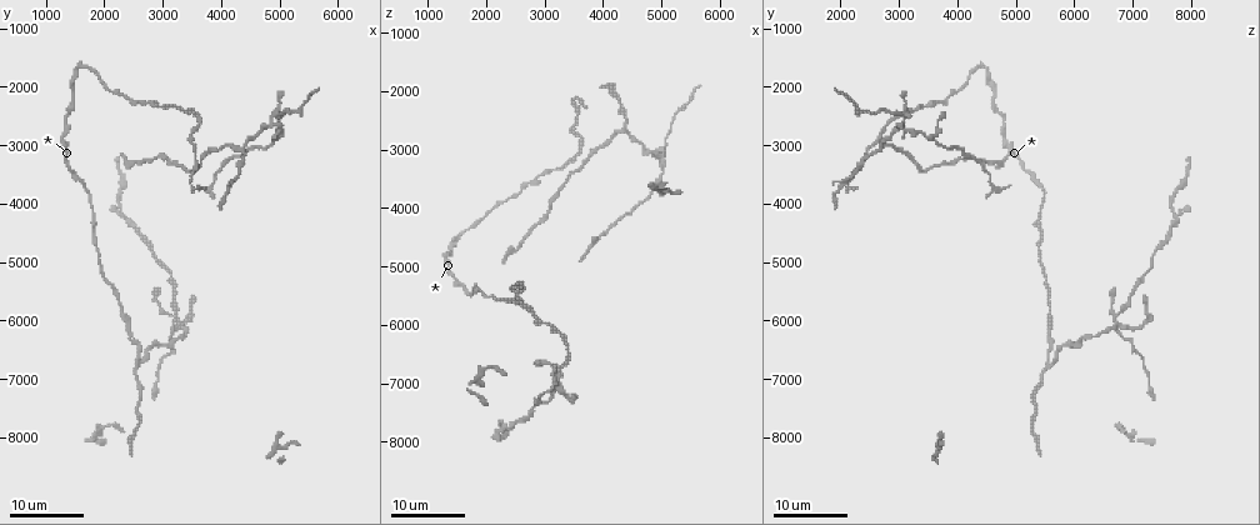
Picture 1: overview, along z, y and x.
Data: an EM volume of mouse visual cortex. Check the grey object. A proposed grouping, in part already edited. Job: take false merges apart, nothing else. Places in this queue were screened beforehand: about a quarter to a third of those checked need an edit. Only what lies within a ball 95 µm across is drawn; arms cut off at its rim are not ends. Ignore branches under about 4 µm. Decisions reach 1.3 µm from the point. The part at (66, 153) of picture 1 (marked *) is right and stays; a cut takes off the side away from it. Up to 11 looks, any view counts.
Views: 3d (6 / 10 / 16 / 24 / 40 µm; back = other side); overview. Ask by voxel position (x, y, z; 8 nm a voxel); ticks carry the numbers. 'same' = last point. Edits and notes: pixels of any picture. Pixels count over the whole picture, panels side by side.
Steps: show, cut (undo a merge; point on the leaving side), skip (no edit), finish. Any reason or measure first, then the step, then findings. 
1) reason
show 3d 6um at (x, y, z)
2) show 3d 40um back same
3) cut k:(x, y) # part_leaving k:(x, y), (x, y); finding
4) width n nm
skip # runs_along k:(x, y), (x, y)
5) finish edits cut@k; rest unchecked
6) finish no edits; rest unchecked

three arms meet
show 3d 24um at (2350, 4200, 7750)

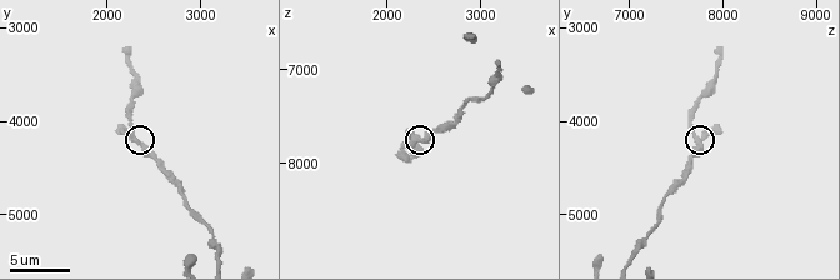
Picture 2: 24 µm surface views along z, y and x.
show 3d 10um at (2350, 4200, 7750)

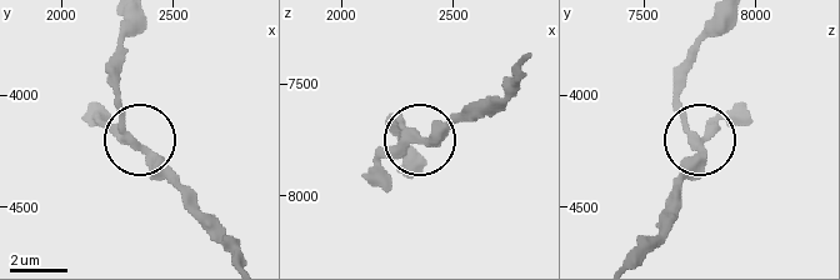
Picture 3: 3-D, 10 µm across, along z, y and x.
zoom in
show 3d 6um at (2360, 4230, 7740)

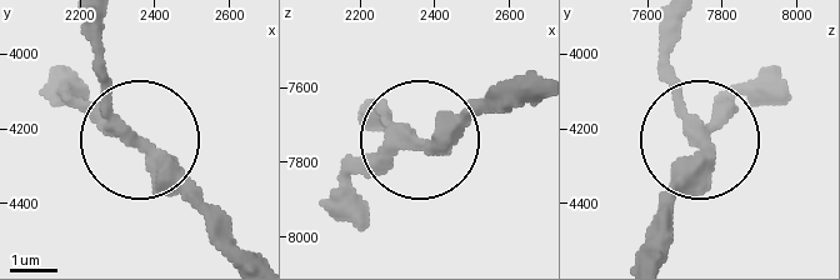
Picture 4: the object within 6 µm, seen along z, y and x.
arms 3
skip # continuous, no second neuron

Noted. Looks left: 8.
branch point
show 3d 16um at (2600, 6800, 5550)

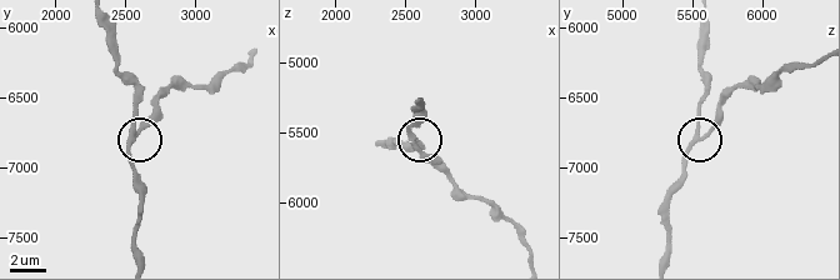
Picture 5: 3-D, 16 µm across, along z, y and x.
show 3d 6um at (2560, 6780, 5620)

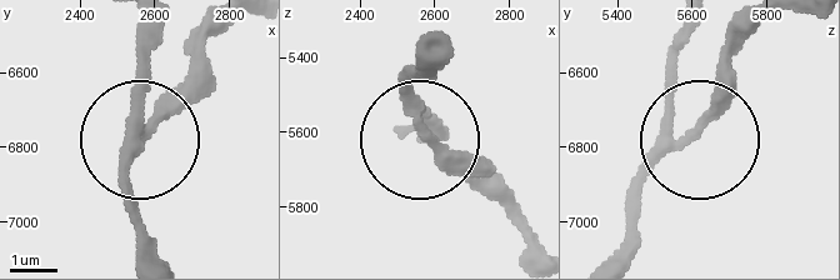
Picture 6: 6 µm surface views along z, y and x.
other side
show 3d 6um back at (2570, 6760, 5610)

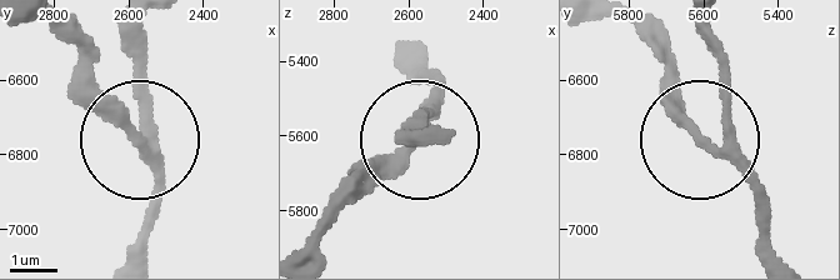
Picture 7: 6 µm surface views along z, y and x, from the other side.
arms 3
skip # runs_along 7:(426, 135), (434, 71); continuous, no second neuron

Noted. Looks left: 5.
calibre changes
show 3d 24um at (4400, 3050, 4100)

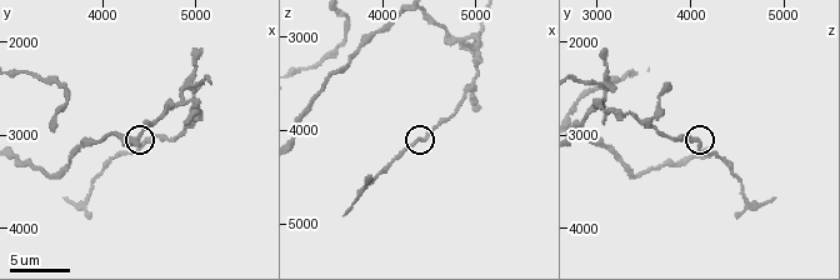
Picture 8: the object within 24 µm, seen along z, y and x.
show 3d 6um at (4450, 3100, 4100)

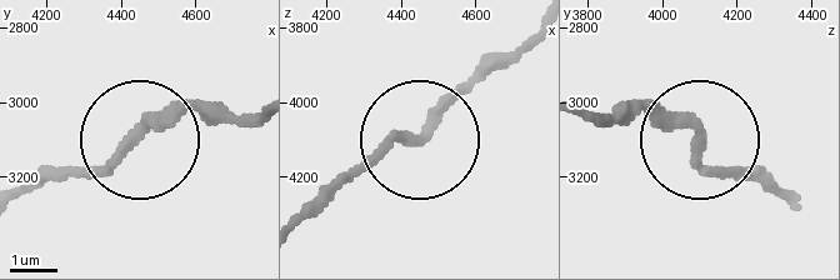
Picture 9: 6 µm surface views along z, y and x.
show 3d 6um back at (4420, 3100, 4100)

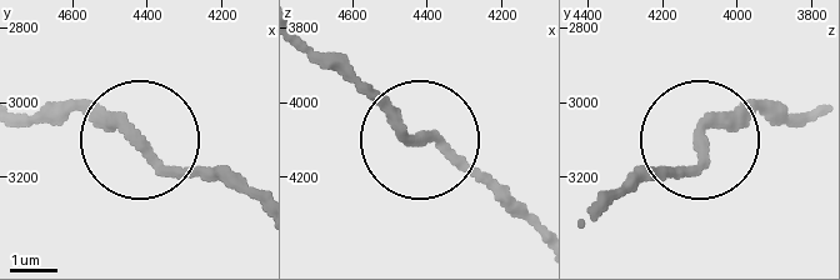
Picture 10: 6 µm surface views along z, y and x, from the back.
skip # all the same neuron

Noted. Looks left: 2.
sudden change in width
show 3d 16um at (1900, 4650, 5450)

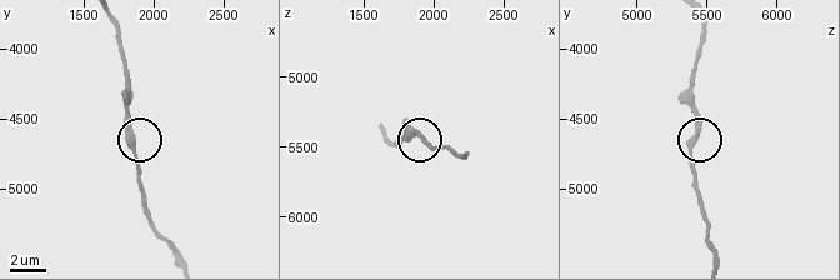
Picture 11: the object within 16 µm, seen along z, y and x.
show 3d 10um at (1860, 4680, 5400)

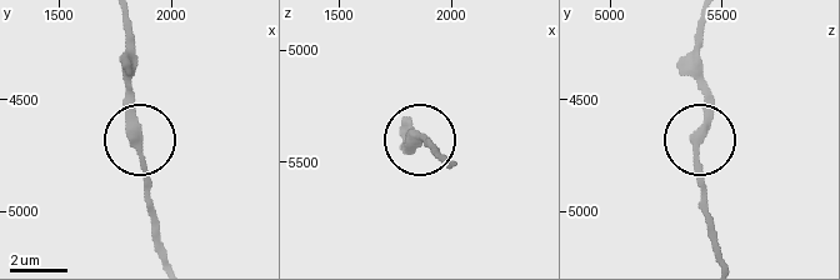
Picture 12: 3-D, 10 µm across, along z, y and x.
width 310 nm
skip # continuous, no second neuron

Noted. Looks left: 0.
finish no edits; rest unchecked

